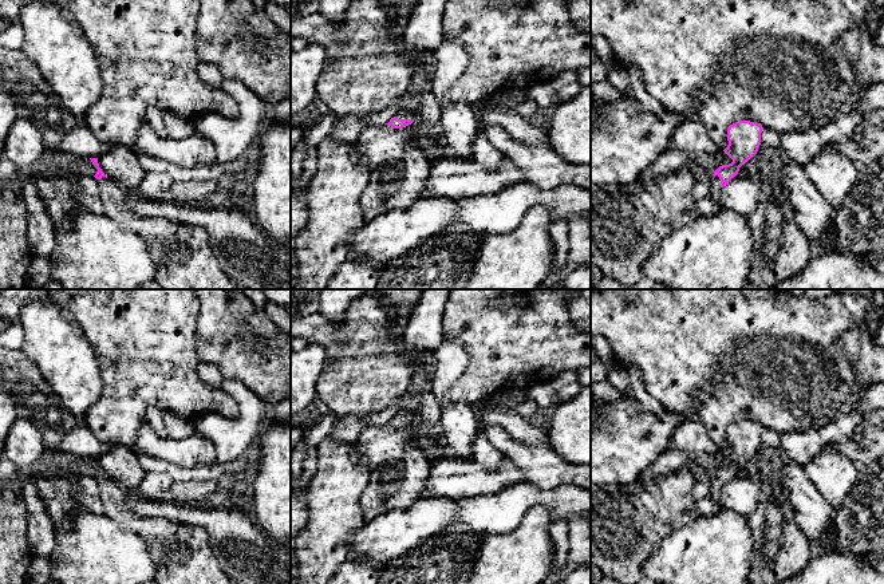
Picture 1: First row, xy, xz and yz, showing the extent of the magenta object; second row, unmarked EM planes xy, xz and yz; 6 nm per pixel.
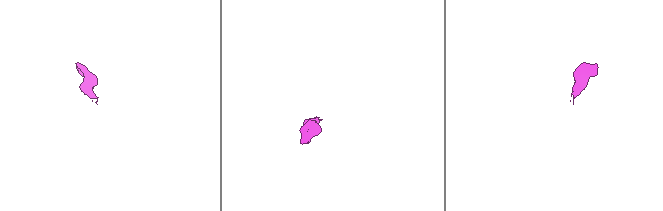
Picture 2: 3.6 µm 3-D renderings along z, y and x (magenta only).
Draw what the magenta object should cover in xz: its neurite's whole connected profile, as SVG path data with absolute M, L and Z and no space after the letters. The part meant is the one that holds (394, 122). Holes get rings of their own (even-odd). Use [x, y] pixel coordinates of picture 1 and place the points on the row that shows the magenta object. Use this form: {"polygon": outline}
{"polygon": "M410 107L400 110L394 118L390 119L387 125L394 129L402 129L411 125L413 122L414 122L414 110Z"}

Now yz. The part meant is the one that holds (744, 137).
{"polygon": "M739 121L729 126L727 141L729 145L723 150L733 162L722 165L714 171L714 179L711 181L711 190L709 197L718 205L721 212L721 189L734 178L739 167L753 158L761 145L761 133L763 127L757 122Z"}

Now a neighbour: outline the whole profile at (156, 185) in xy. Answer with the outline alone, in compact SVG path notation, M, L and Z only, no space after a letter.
M146 171L141 184L135 189L135 193L150 201L163 200L167 198L173 184L174 181L167 173Z

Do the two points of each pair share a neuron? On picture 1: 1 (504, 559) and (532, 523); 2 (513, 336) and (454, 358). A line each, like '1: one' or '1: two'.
1: one
2: two

